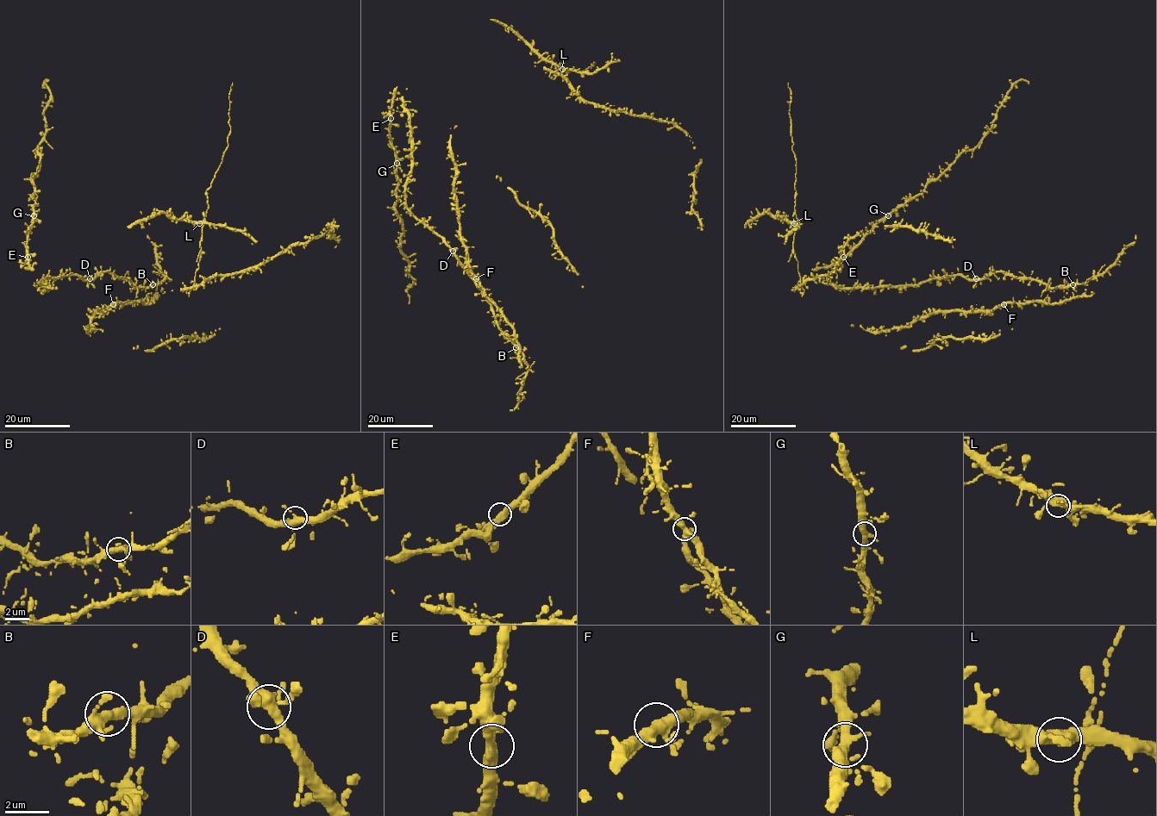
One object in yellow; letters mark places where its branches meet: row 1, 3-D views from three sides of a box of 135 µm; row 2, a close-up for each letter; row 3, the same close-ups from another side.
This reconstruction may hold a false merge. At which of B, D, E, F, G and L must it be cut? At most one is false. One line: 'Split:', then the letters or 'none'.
Split: none

